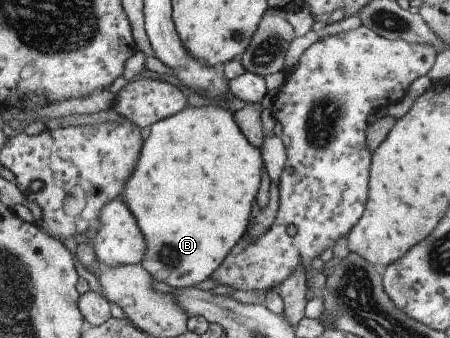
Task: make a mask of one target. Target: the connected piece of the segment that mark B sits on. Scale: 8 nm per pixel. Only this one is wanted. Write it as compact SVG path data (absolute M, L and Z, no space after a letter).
M213 104L203 105L202 107L188 106L175 115L166 117L158 122L152 123L145 130L145 136L142 140L142 146L132 174L127 178L119 199L124 201L131 215L136 219L137 227L140 229L145 244L145 253L140 266L147 271L153 281L167 283L172 288L184 288L197 285L210 275L221 265L225 256L232 250L232 247L241 240L245 227L256 210L255 195L259 181L261 181L261 169L264 165L257 146L250 144L245 136L239 131L234 122L232 111L224 110Z

